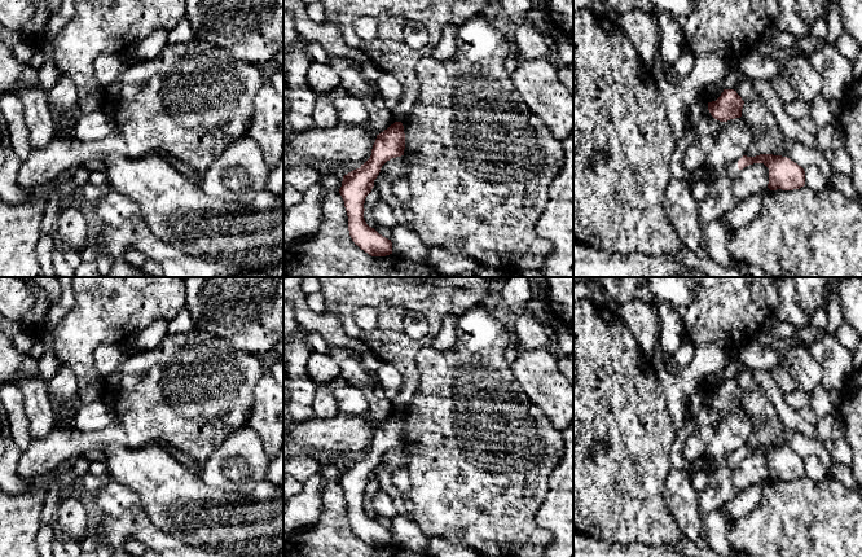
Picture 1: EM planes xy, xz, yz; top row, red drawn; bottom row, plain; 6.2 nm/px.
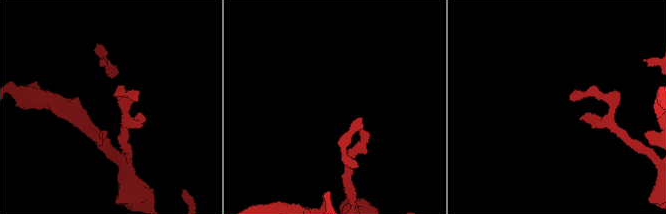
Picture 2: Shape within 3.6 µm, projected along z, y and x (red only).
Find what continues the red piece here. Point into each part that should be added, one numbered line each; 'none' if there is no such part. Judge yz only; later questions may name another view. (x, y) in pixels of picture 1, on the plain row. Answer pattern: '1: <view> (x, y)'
1: yz (731, 461)

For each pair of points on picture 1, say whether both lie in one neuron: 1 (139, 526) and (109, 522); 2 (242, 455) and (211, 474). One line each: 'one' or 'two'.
1: one
2: one

